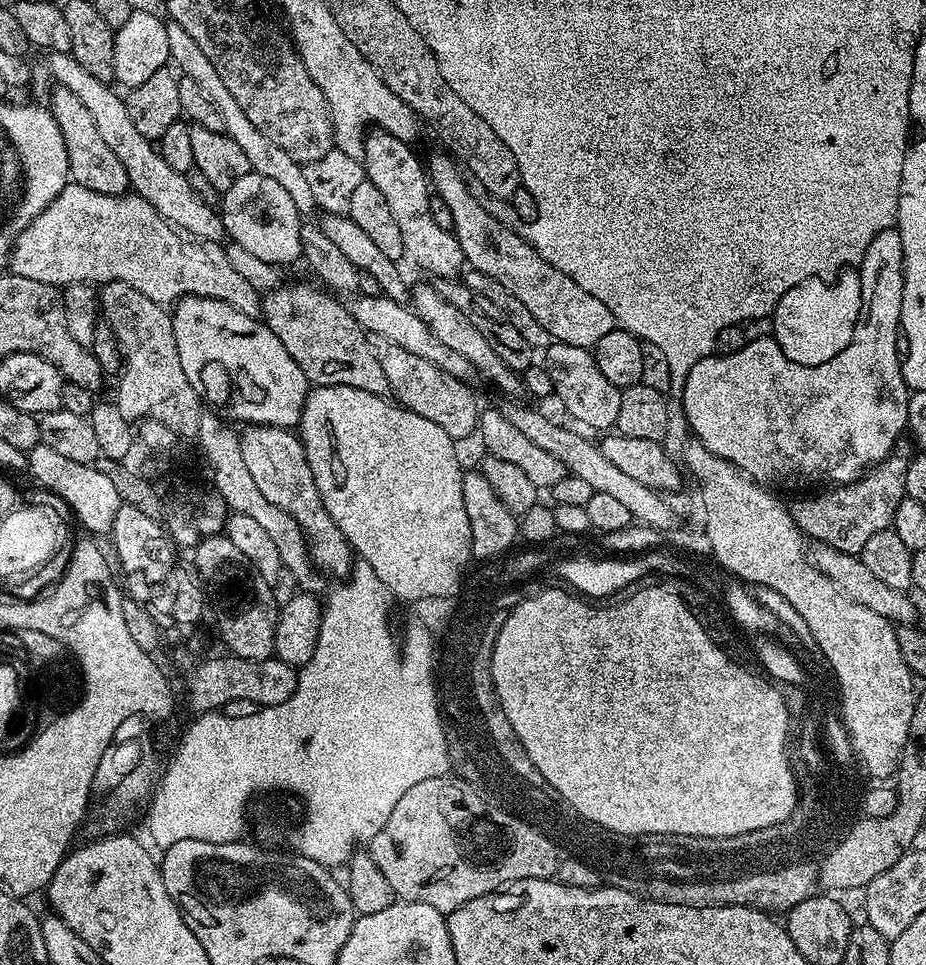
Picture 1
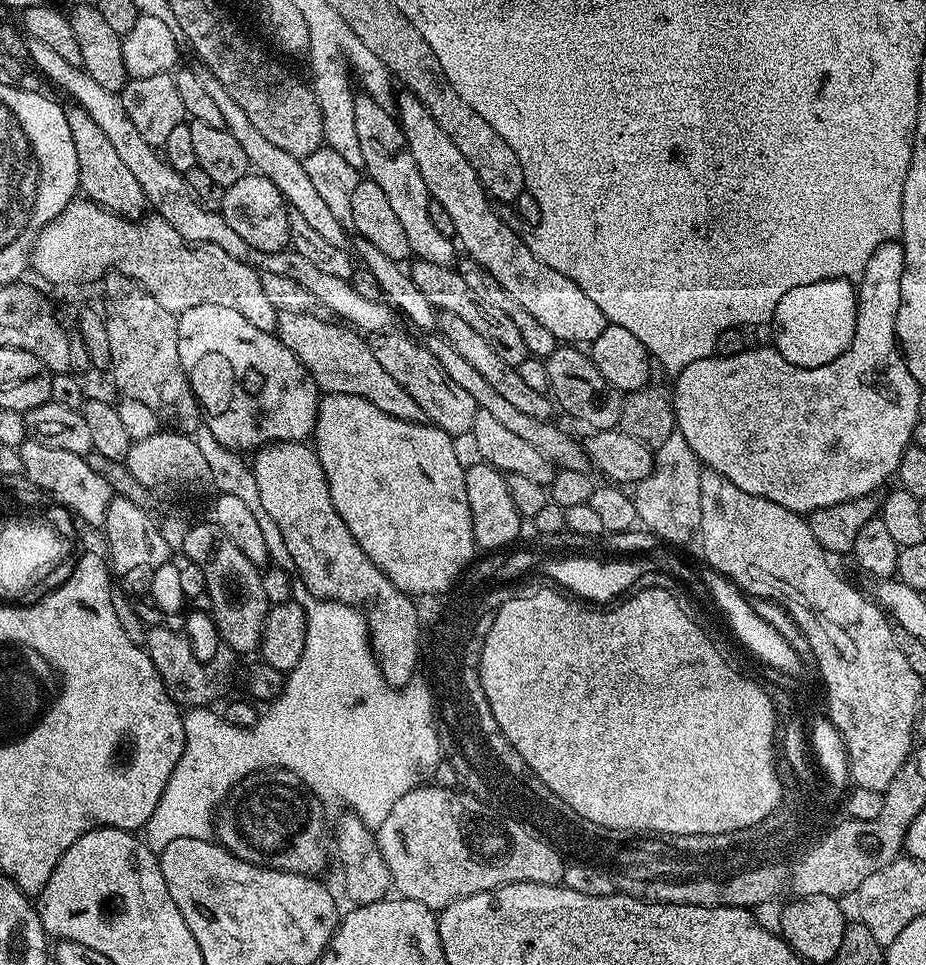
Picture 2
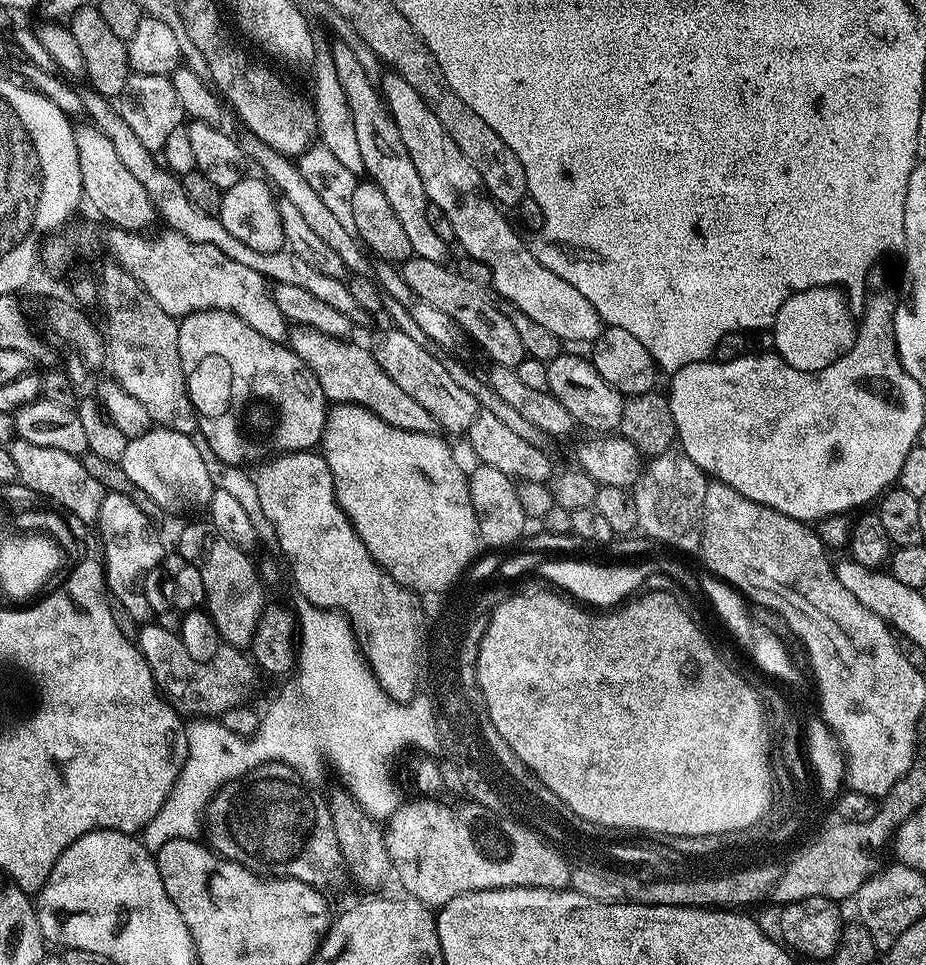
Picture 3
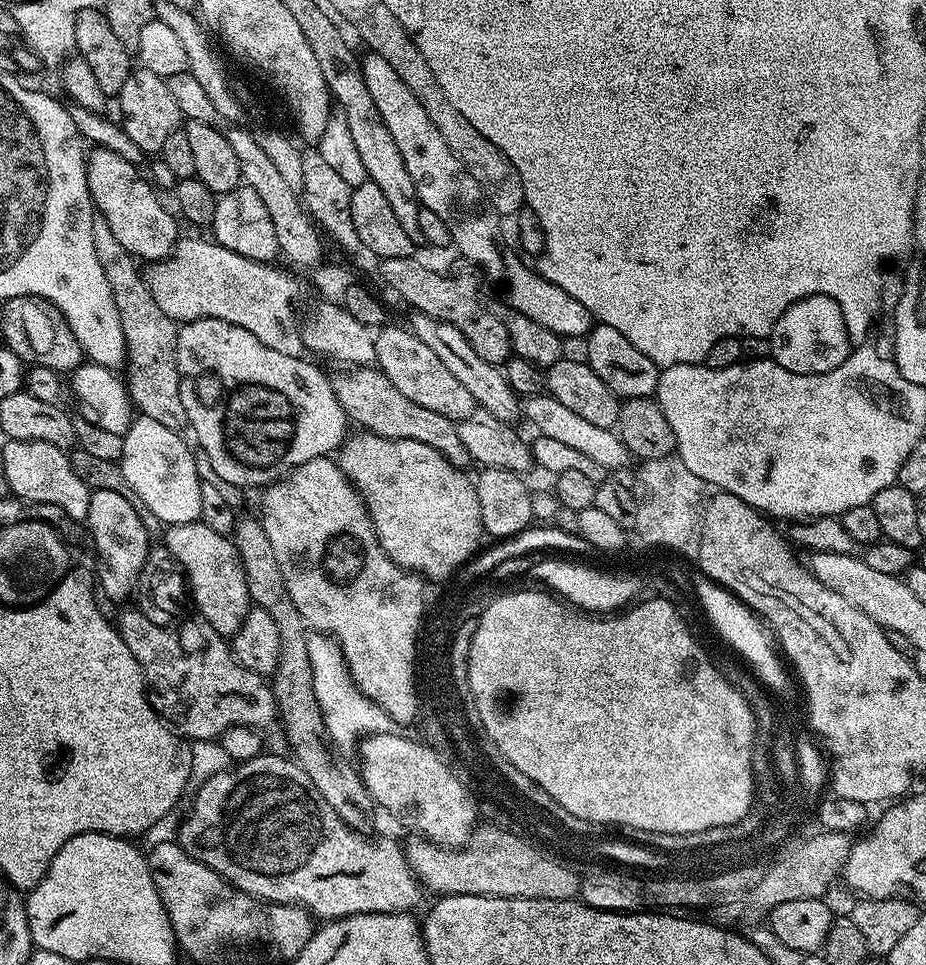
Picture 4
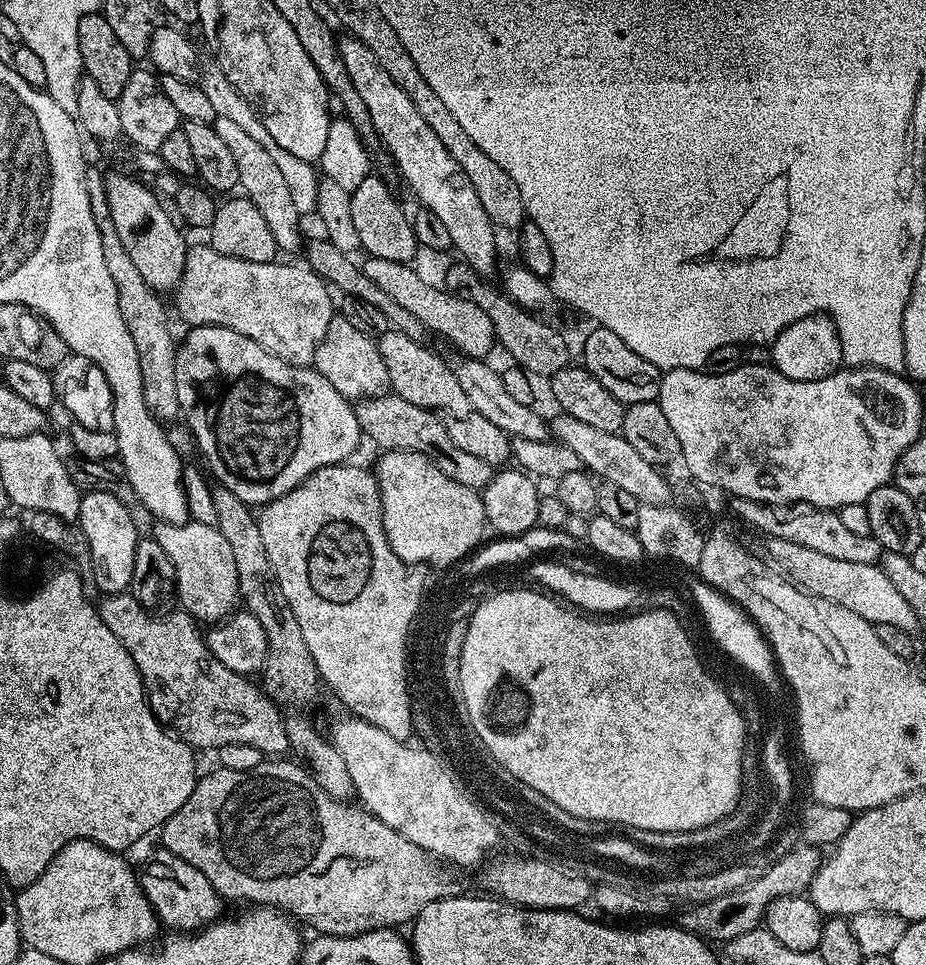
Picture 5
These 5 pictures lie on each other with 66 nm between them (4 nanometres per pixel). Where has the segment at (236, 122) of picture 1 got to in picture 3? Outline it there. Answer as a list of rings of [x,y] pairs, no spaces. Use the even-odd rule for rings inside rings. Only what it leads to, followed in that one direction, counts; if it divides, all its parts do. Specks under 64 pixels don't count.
[[[248,134],[242,140],[242,147],[249,157],[256,159],[257,164],[264,172],[263,175],[271,182],[271,185],[286,199],[293,203],[299,211],[302,218],[305,219],[309,227],[313,228],[314,234],[321,238],[333,251],[337,251],[338,258],[342,258],[345,269],[351,274],[371,275],[374,270],[374,264],[371,257],[361,246],[359,239],[352,236],[343,229],[343,225],[337,221],[333,213],[329,211],[325,203],[318,198],[317,194],[310,188],[305,178],[299,173],[297,165],[287,156],[281,155],[280,152],[274,151],[266,142],[262,142],[257,136]]]

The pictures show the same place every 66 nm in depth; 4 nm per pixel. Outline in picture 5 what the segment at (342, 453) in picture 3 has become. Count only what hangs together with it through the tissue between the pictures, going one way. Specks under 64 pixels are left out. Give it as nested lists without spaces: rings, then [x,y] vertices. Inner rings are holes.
[[[388,450],[374,467],[374,475],[380,487],[382,502],[382,522],[386,530],[386,538],[399,557],[407,558],[409,562],[426,562],[426,558],[436,558],[434,548],[434,528],[442,528],[442,512],[484,512],[484,498],[477,489],[462,486],[462,482],[454,482],[428,456],[423,456],[410,450]]]

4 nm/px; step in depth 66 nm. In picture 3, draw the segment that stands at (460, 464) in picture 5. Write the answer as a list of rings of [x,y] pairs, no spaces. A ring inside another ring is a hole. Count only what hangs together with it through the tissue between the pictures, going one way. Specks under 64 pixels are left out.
[[[296,326],[289,331],[287,343],[292,352],[310,366],[314,378],[318,378],[318,386],[322,386],[324,397],[333,405],[357,404],[374,413],[382,422],[396,426],[398,430],[411,432],[435,433],[438,425],[434,414],[429,414],[419,402],[414,402],[410,394],[405,394],[378,366],[367,347],[359,348],[356,344],[348,343],[345,339],[326,336],[312,328]]]

